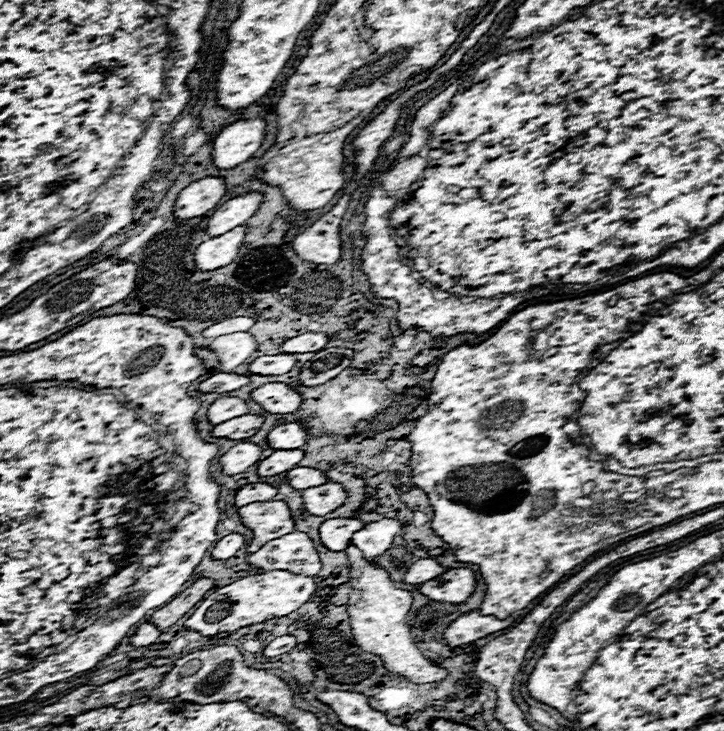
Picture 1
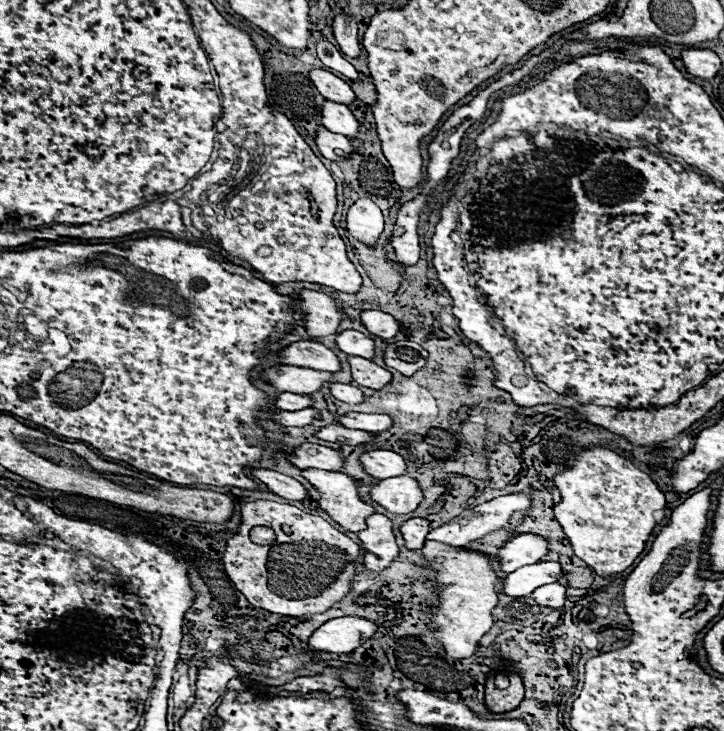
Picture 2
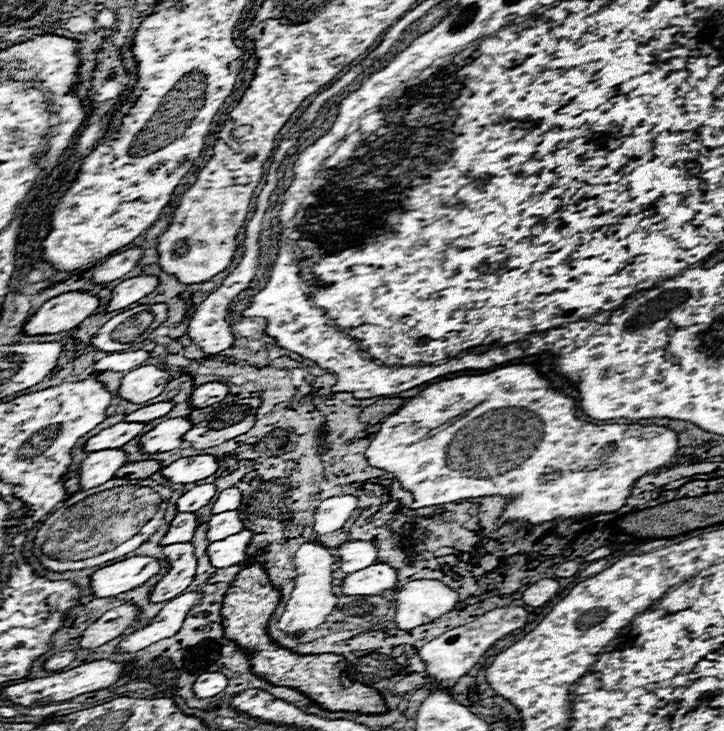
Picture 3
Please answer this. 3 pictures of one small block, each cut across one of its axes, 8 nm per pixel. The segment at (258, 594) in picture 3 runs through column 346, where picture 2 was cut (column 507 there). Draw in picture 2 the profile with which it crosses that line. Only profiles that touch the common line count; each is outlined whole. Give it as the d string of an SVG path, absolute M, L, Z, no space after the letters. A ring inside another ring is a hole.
M516 672L510 674L510 686L506 690L498 690L494 686L494 674L488 676L484 700L486 700L486 708L490 712L496 712L496 714L510 712L522 702L522 698L524 698L524 686L522 686L522 680Z

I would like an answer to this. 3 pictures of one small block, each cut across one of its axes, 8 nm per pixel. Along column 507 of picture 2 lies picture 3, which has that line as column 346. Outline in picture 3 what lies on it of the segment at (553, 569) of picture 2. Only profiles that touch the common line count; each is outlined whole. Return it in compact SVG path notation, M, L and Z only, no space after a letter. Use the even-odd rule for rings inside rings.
M372 564L372 568L364 568L360 572L348 574L342 582L342 594L348 596L378 596L386 590L394 590L398 586L398 574L388 564Z

